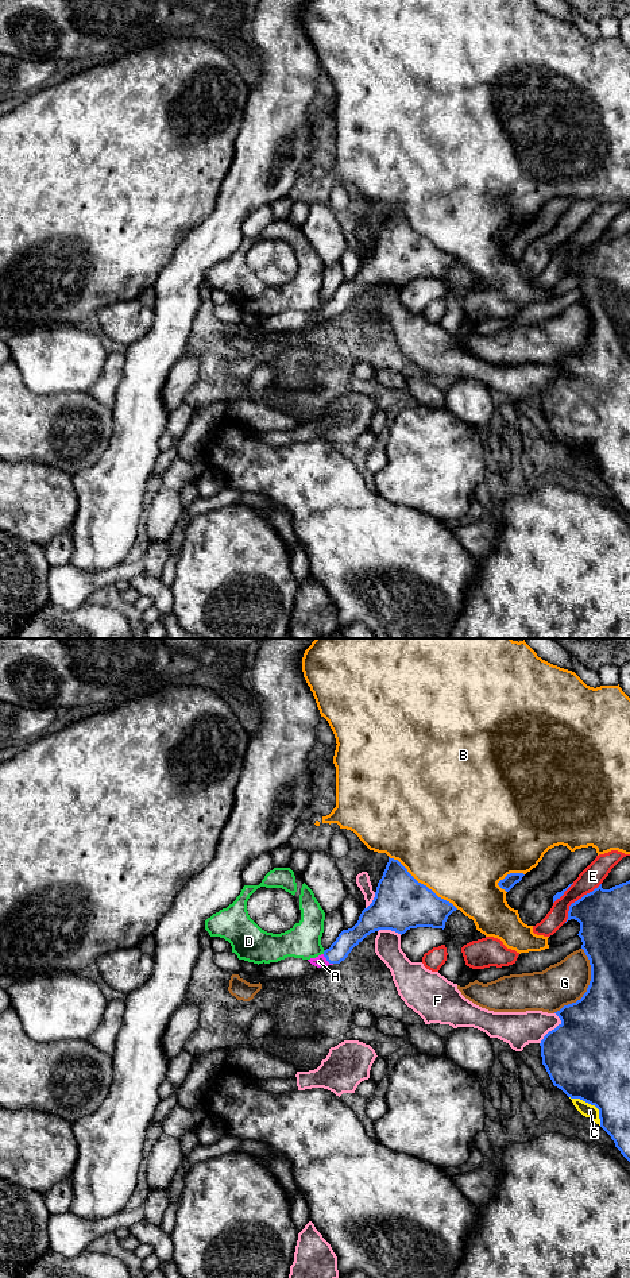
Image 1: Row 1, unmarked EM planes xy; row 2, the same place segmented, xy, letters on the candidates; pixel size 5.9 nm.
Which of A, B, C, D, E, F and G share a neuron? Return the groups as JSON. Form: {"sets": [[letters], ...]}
{"sets": [["A"], ["B"], ["C"], ["D"], ["E"], ["F"], ["G"]]}

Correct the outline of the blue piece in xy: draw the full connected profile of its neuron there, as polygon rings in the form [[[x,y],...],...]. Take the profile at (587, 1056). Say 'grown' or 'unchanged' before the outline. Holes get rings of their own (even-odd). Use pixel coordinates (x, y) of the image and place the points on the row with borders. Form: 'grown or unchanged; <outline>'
unchanged; [[[630,880],[610,889],[600,884],[569,906],[571,919],[580,923],[591,981],[580,1000],[554,1012],[561,1023],[540,1043],[542,1065],[568,1097],[599,1109],[600,1127],[630,1162]]]

